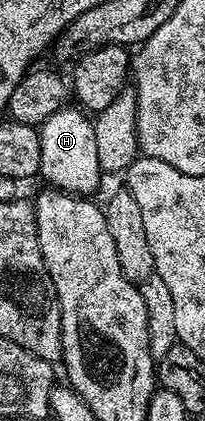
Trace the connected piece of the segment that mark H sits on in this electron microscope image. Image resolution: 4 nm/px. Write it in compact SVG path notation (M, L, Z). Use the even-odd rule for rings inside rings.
M72 106L60 107L58 111L51 113L51 117L47 117L45 123L39 127L41 133L41 170L39 175L40 178L46 179L44 182L48 186L56 187L58 191L66 191L69 195L89 197L94 194L92 191L100 185L101 178L103 178L98 146L95 145L94 120L84 110Z

